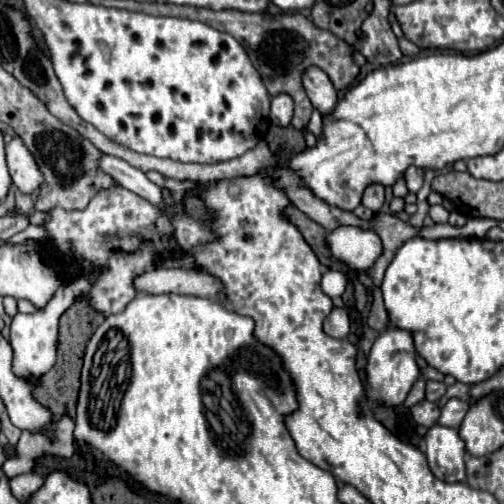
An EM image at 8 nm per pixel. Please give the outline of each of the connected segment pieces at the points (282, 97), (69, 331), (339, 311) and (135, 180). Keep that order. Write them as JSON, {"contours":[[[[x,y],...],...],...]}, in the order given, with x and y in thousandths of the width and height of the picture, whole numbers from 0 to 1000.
{"contours":[[[[554,187],[538,198],[538,242],[550,250],[573,250],[581,234],[581,194],[573,187]]],[[[157,599],[157,615],[145,607],[137,619],[129,619],[129,647],[121,643],[117,651],[117,683],[113,683],[113,718],[109,726],[81,746],[77,766],[65,774],[65,782],[73,786],[73,794],[93,806],[105,821],[109,833],[117,833],[129,817],[129,802],[137,806],[137,821],[149,825],[149,798],[153,798],[153,782],[157,782],[157,742],[161,742],[161,714],[165,714],[165,698],[169,687],[177,679],[177,671],[185,667],[185,659],[204,643],[204,627],[185,619],[185,611],[173,607],[173,599]]],[[[661,611],[661,619],[649,627],[641,655],[657,671],[688,671],[692,663],[692,623],[685,611]]],[[[200,306],[196,337],[236,361],[244,373],[272,381],[288,397],[304,397],[304,405],[319,405],[319,373],[304,365],[276,333],[264,333],[248,317],[216,306]]]]}

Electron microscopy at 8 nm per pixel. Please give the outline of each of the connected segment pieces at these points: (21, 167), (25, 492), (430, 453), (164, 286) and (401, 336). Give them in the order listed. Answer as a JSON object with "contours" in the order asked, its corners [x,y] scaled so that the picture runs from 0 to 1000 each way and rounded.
{"contours":[[[[26,270],[26,278],[14,286],[10,298],[14,298],[14,325],[18,325],[26,365],[46,385],[62,385],[65,377],[73,377],[85,361],[85,345],[65,306],[46,286],[46,278],[38,270]]],[[[69,937],[38,940],[38,944],[26,944],[18,952],[26,984],[34,984],[34,992],[42,992],[42,996],[50,996],[69,972],[77,972],[81,960],[85,960],[85,948],[77,940],[69,940]]],[[[863,841],[847,865],[843,865],[843,901],[851,913],[851,929],[855,937],[883,956],[923,956],[927,940],[923,940],[923,877],[907,865],[903,849],[883,849]]],[[[319,532],[272,548],[268,571],[292,583],[371,583],[399,587],[446,599],[438,587],[438,560],[427,548],[415,548],[399,536],[363,536],[363,532]]],[[[772,647],[740,683],[732,710],[728,710],[728,762],[732,762],[732,790],[756,794],[768,806],[800,802],[804,786],[812,782],[815,766],[827,758],[835,734],[823,714],[827,698],[819,687],[819,667],[812,655]]]]}

